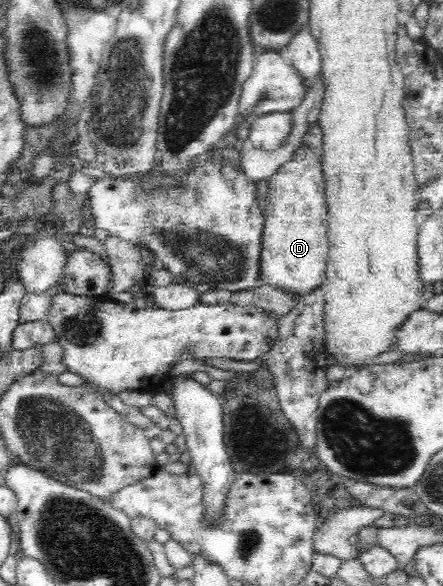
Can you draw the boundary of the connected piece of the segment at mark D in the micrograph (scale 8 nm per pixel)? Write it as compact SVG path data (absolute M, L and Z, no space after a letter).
M298 145L291 157L277 168L276 174L268 179L268 197L264 203L264 230L260 254L260 280L285 291L304 293L313 291L326 280L329 242L326 231L328 226L327 205L325 202L325 180L323 177L321 153L310 145Z

